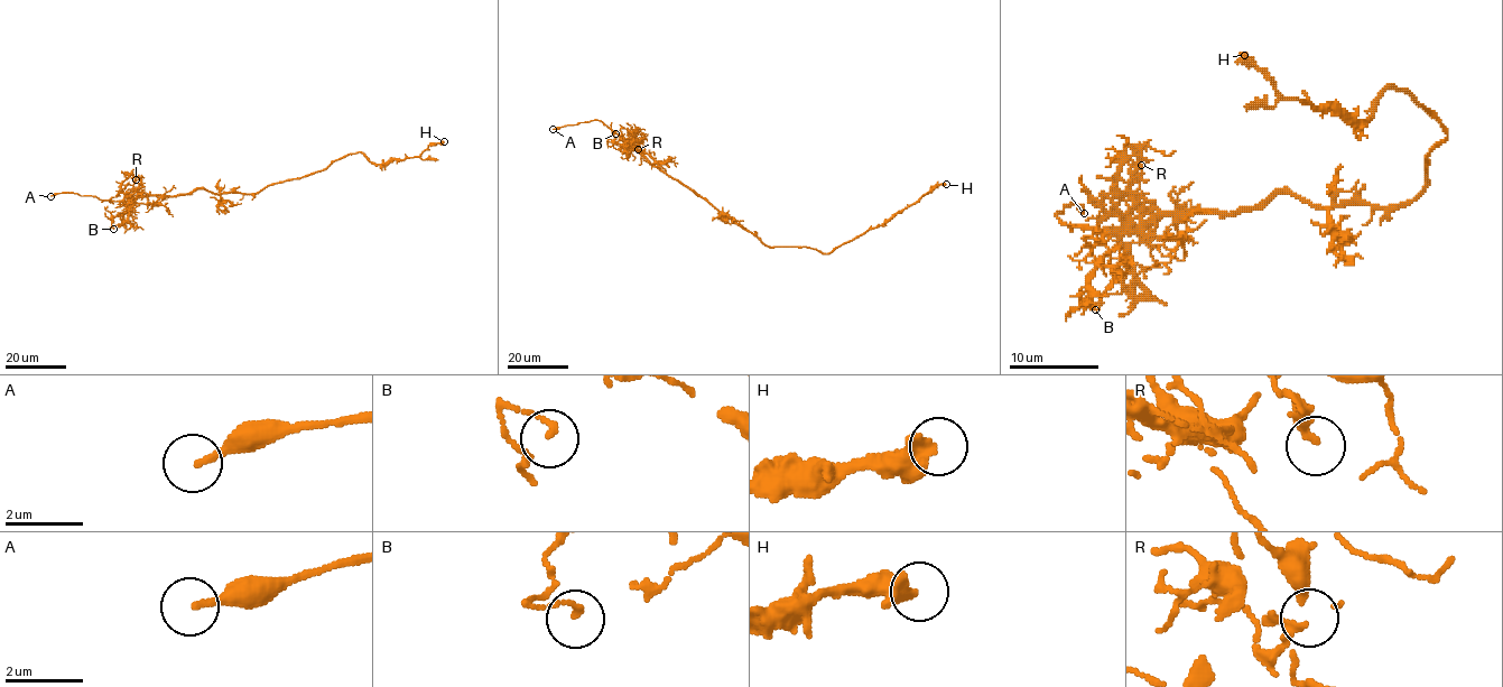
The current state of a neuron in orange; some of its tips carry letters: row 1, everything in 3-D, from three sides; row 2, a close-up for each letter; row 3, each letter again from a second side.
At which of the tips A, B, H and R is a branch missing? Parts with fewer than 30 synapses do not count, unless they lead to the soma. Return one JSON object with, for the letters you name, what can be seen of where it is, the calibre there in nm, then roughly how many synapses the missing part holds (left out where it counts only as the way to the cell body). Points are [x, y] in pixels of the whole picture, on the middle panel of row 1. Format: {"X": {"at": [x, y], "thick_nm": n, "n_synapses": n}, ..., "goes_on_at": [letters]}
{"A": {"at": [553, 129], "thick_nm": 180}, "goes_on_at": ["A"]}

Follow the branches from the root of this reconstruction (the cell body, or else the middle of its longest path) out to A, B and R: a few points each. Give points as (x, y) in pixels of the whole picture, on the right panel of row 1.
A: (1386, 206), (1276, 193), (1125, 226), (1057, 215), (1073, 202), (1084, 213)
B: (1386, 206), (1314, 206), (1276, 193), (1231, 213), (1152, 215), (1130, 244), (1130, 265), (1088, 307), (1095, 309)
R: (1386, 206), (1314, 206), (1276, 193), (1231, 213), (1128, 224), (1118, 211), (1120, 158), (1141, 165)

